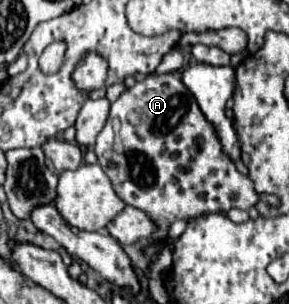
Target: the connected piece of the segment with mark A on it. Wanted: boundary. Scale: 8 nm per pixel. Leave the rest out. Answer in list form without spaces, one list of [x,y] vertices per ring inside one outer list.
[[[150,74],[146,82],[136,82],[134,88],[124,90],[110,106],[108,122],[96,138],[94,152],[120,200],[146,212],[146,216],[156,224],[150,240],[158,250],[166,244],[168,228],[174,220],[190,220],[210,212],[228,212],[230,208],[250,210],[260,202],[260,194],[254,190],[252,180],[242,176],[234,162],[224,156],[216,130],[200,112],[194,96],[174,74]]]

